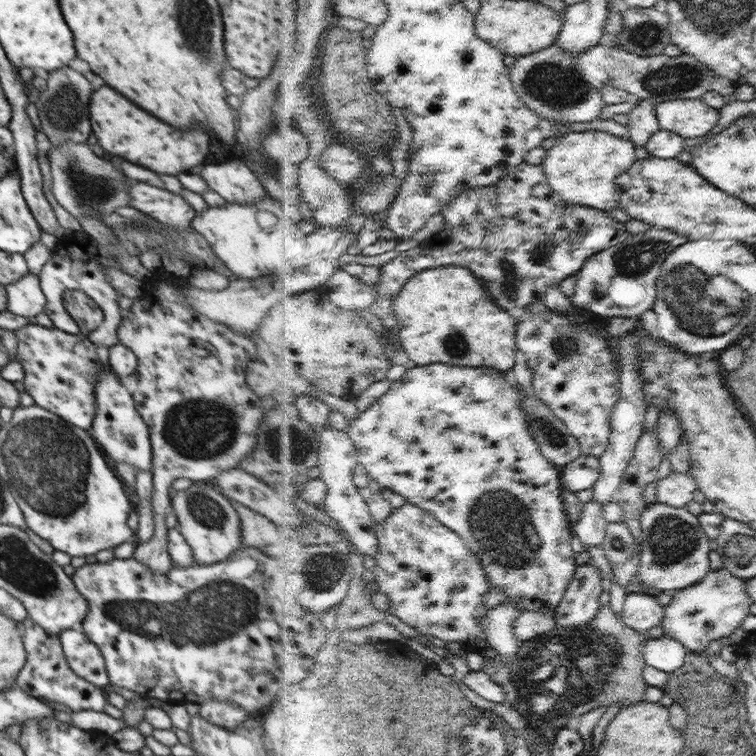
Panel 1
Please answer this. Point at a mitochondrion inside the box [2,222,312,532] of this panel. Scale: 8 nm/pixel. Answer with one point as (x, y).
(39, 450)

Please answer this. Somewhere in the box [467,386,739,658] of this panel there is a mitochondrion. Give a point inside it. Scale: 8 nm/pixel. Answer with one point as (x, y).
(671, 539)

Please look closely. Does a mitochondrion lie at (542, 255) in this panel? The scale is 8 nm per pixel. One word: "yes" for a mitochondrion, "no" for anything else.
yes

